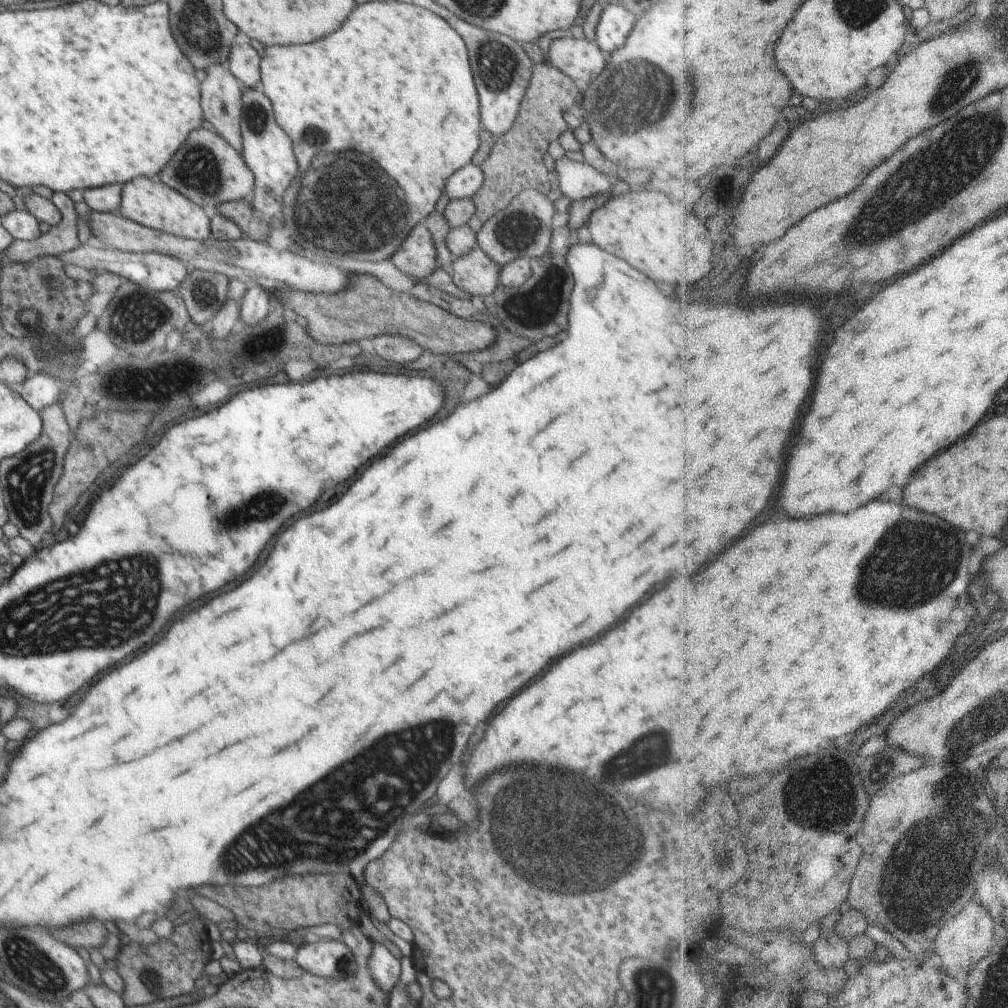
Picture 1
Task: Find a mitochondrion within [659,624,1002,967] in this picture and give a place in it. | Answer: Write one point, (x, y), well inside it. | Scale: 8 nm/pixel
(925, 871)

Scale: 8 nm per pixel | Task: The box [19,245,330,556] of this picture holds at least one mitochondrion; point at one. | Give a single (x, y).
(137, 318)

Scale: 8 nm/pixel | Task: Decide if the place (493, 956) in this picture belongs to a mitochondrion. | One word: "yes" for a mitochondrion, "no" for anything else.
yes

